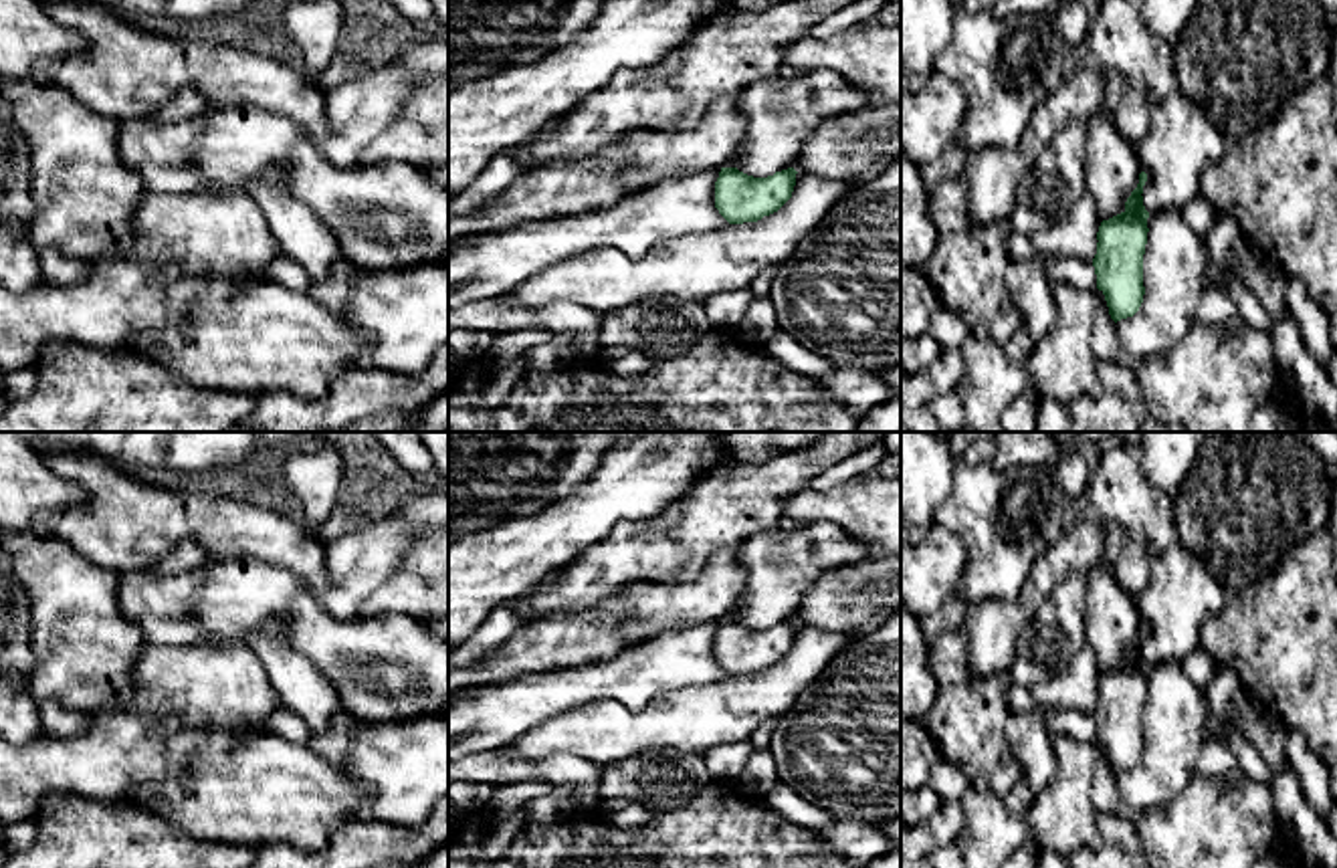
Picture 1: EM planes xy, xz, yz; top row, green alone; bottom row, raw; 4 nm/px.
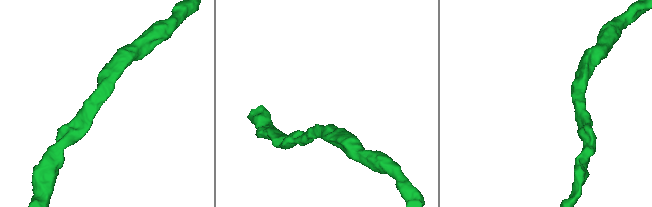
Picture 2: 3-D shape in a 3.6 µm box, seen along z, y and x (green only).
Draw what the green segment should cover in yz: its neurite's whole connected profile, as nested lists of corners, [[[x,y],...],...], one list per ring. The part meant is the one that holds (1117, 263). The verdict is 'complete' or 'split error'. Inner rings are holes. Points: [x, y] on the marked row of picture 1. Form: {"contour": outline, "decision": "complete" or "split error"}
{"contour": [[[1139,174],[1139,184],[1125,202],[1125,210],[1103,220],[1097,232],[1097,254],[1093,258],[1097,289],[1105,295],[1109,315],[1117,323],[1133,317],[1145,295],[1143,254],[1147,244],[1147,218],[1143,206],[1143,186],[1147,174]]], "decision": "complete"}

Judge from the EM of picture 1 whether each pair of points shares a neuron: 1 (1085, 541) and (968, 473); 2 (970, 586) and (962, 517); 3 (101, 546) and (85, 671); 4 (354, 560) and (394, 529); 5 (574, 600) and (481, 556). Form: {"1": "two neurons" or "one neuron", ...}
{"1": "two neurons", "2": "one neuron", "3": "two neurons", "4": "one neuron", "5": "two neurons"}

